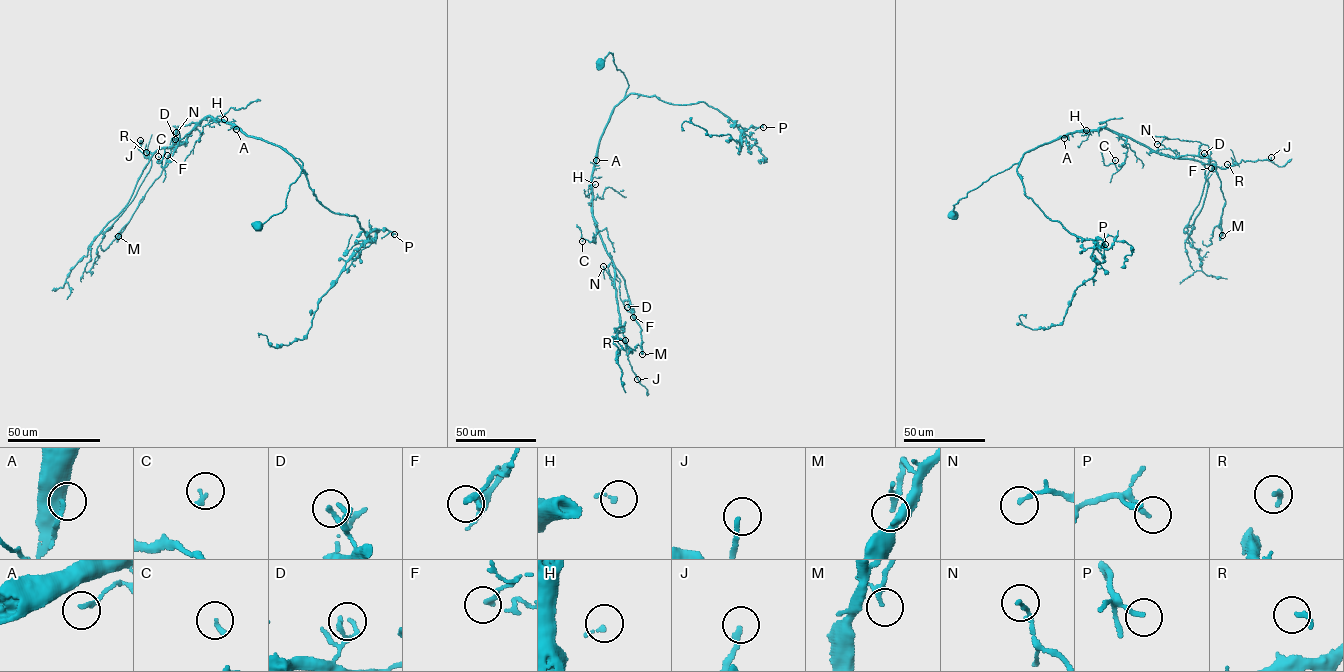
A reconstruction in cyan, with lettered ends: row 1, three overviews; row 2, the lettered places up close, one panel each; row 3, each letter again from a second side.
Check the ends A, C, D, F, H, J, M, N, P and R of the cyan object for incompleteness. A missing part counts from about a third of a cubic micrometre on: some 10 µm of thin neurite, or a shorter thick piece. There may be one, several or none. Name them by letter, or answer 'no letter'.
M

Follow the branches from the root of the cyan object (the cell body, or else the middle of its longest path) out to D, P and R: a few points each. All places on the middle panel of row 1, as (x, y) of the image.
D: (600, 63), (612, 53), (628, 87), (601, 137), (591, 185), (595, 228), (624, 280), (627, 307)
P: (600, 63), (612, 53), (628, 85), (625, 97), (654, 95), (679, 105), (704, 102), (740, 129), (763, 127)
R: (600, 63), (612, 53), (628, 87), (601, 137), (591, 185), (594, 221), (613, 264), (619, 327), (625, 340)

